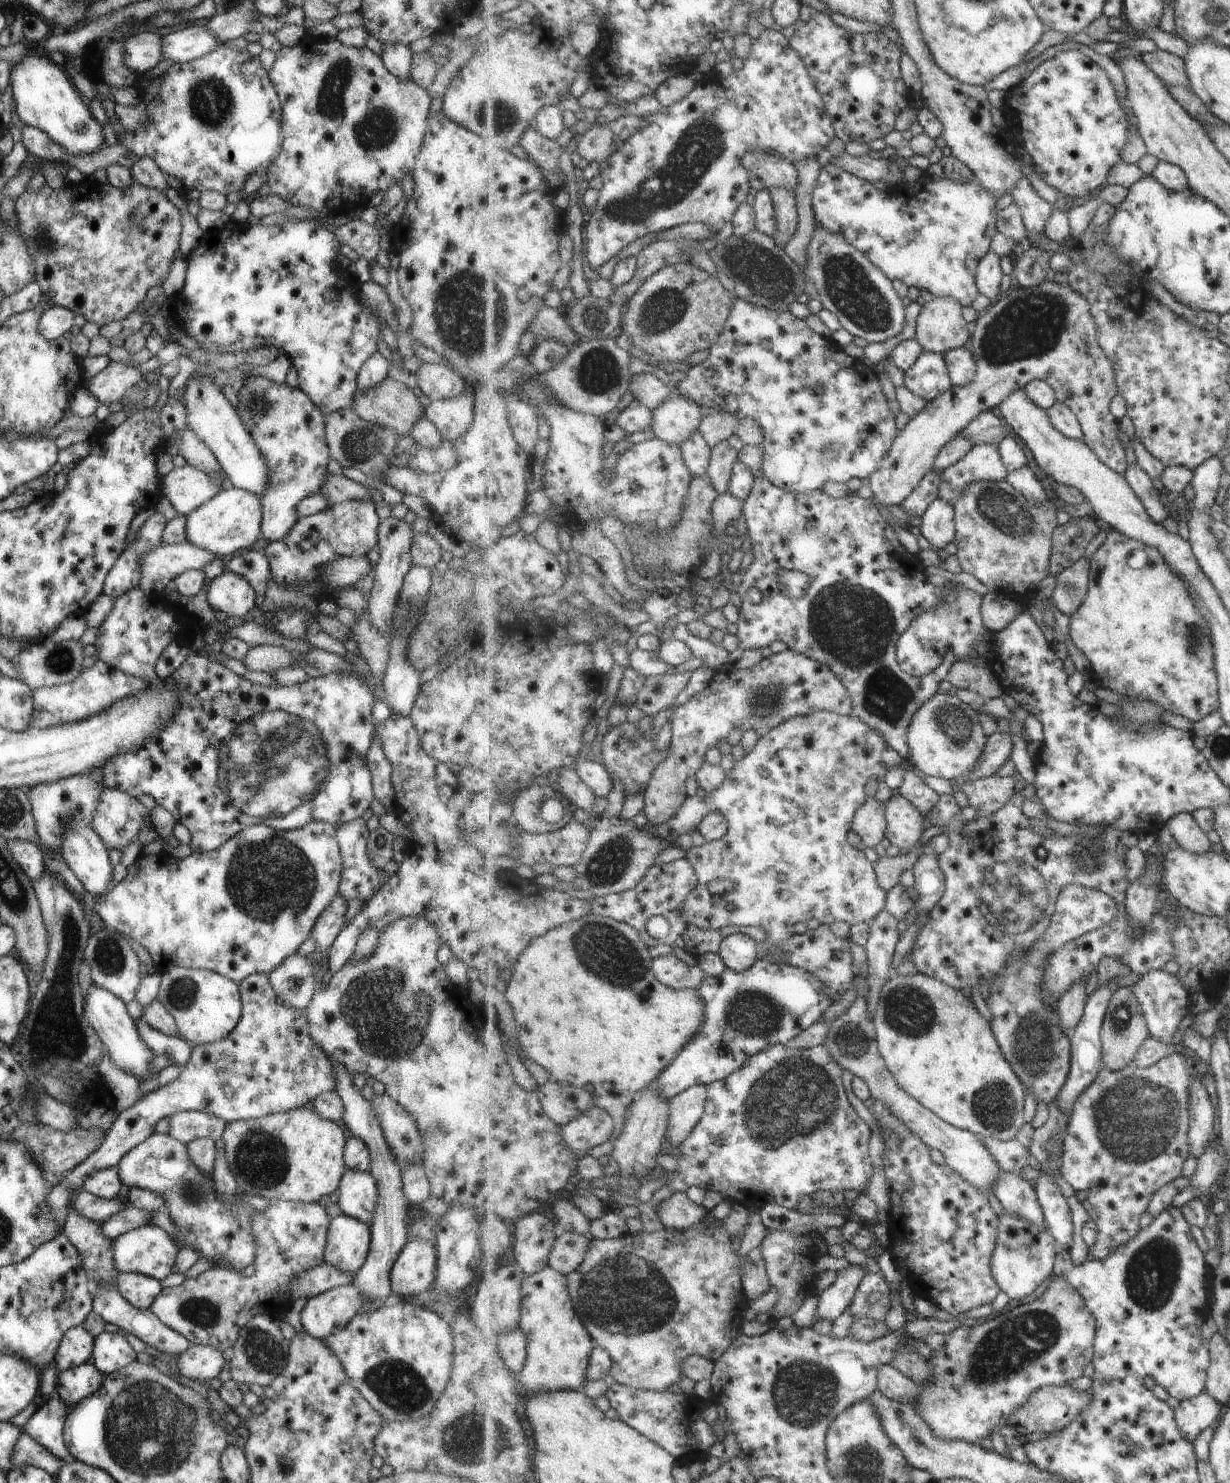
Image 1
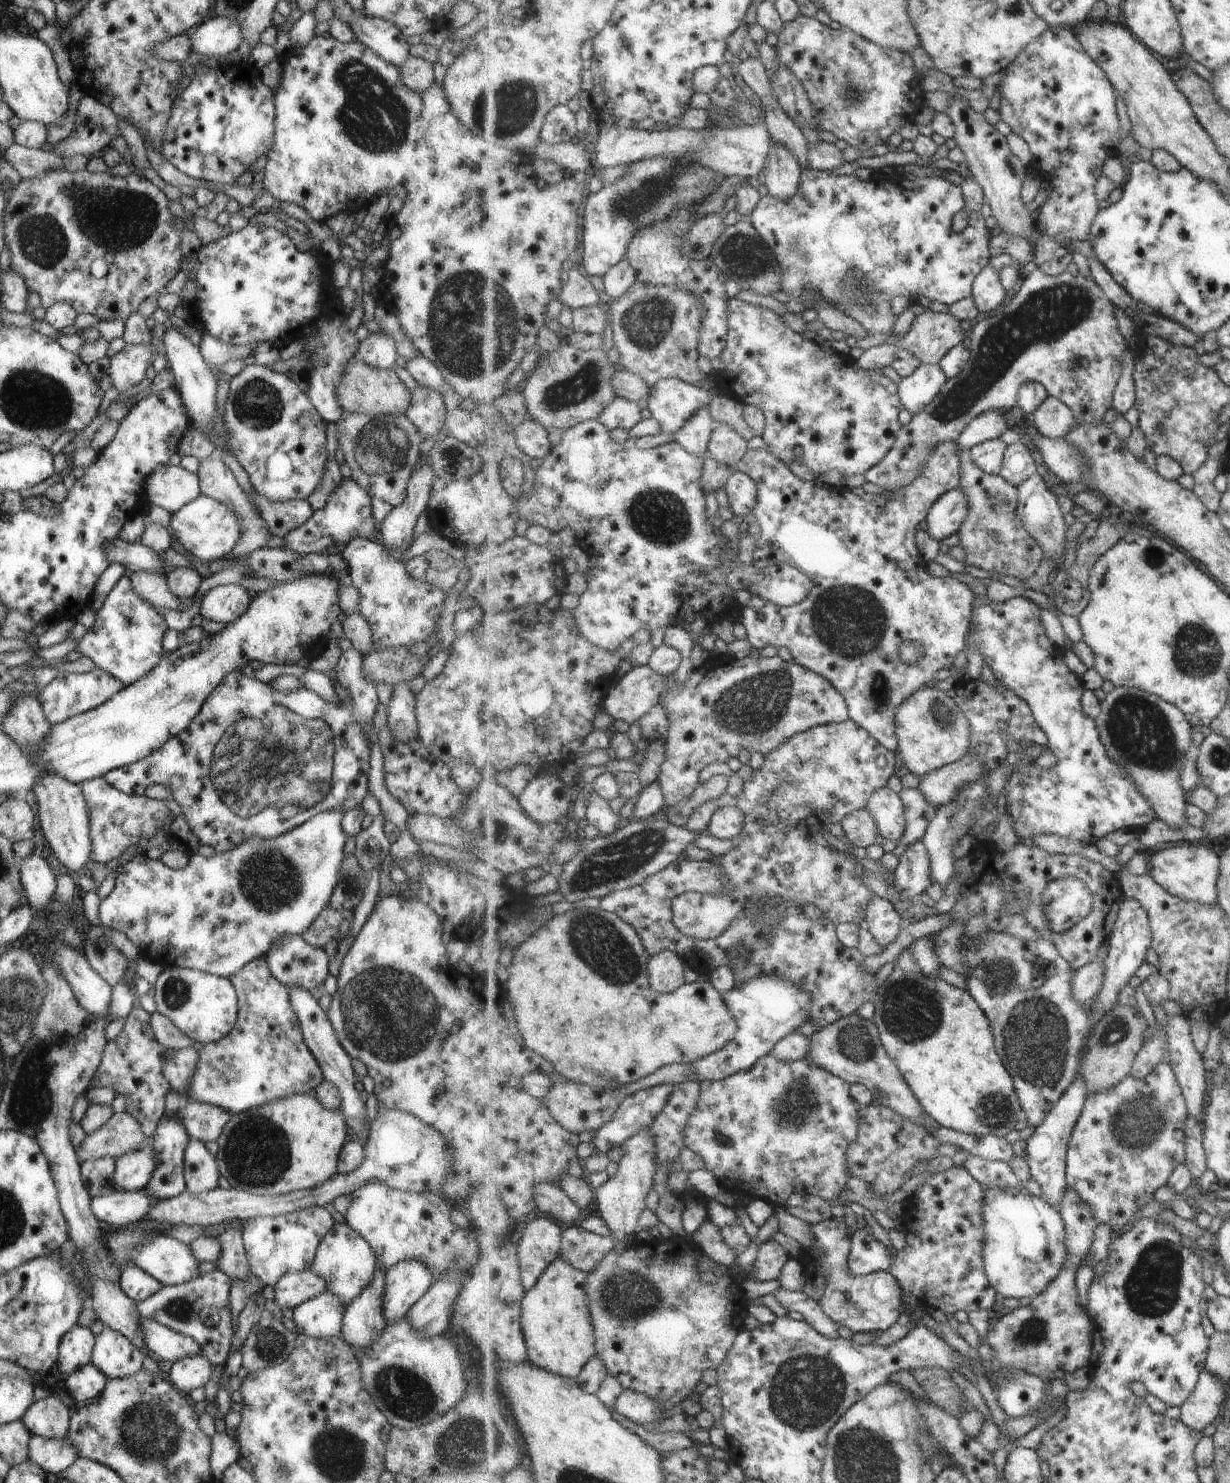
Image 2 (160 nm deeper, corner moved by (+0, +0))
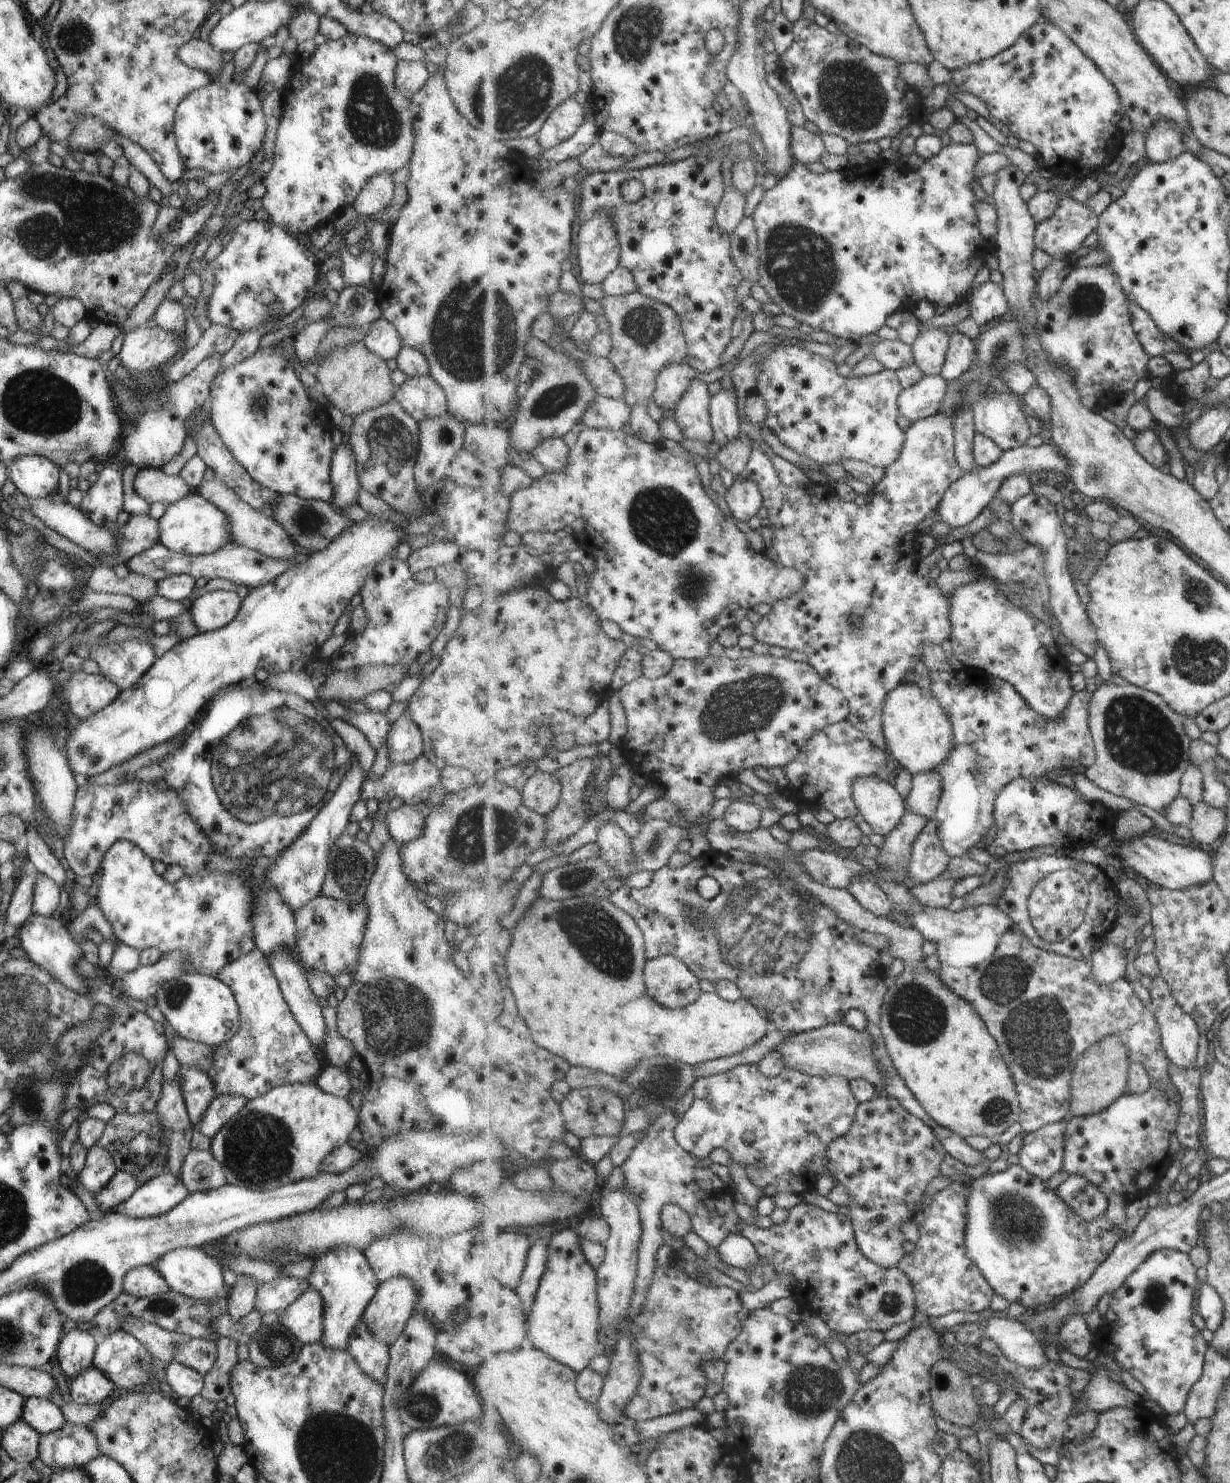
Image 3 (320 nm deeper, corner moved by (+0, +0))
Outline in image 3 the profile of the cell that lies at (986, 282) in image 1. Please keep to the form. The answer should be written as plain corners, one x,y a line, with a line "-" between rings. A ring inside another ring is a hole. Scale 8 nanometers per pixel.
987,281
979,286
970,300
970,314
978,326
985,326
1009,312
1007,297
997,283

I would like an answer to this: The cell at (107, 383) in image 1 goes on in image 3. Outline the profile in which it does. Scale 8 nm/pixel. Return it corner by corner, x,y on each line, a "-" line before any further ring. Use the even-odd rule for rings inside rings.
143,324
124,333
118,353
119,365
123,365
127,373
151,371
179,350
180,342
174,332

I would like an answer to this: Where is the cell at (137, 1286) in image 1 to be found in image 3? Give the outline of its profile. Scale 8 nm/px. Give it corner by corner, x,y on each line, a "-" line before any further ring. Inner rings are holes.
152,1265
130,1268
123,1277
122,1290
134,1297
146,1297
161,1294
169,1290
160,1272

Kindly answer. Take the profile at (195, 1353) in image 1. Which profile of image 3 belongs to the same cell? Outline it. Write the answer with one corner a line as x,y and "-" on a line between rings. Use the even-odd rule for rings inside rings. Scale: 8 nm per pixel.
171,1361
167,1364
164,1379
175,1397
185,1396
185,1398
191,1399
196,1394
200,1394
204,1385
202,1374
199,1374
195,1369
183,1366
177,1361

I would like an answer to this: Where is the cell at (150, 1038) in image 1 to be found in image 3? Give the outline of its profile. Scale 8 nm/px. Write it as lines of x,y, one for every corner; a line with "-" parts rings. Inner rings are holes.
187,1065
179,1066
177,1080
189,1120
195,1125
203,1116
206,1106
215,1098
212,1082
201,1069

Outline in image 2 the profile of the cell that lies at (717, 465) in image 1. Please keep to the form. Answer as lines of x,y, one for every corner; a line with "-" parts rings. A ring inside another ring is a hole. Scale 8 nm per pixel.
725,423
715,424
707,456
713,457
720,464
736,467
748,450
747,440
732,429
732,426

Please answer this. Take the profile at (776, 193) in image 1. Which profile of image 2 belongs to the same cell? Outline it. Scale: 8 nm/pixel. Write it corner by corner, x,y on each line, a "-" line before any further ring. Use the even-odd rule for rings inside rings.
772,138
768,162
765,165
764,185
769,194
788,201
803,189
801,163
789,148

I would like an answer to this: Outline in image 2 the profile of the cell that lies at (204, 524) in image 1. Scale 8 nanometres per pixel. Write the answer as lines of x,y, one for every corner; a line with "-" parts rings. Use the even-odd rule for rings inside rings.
199,494
193,499
170,513
167,530
172,540
177,540
190,556
201,561
212,561
225,557
237,542
240,526
233,511
229,511
224,504

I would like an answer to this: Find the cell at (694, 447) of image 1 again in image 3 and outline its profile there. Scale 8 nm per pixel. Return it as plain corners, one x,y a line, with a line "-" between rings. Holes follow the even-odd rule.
699,377
693,379
672,414
687,440
700,440
707,444
714,442
711,403
712,394
707,382
703,382

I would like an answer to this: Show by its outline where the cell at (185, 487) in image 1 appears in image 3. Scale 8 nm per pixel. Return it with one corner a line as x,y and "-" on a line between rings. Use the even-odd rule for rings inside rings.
159,468
139,469
132,488
149,505
159,501
169,504
193,491
178,474
166,475

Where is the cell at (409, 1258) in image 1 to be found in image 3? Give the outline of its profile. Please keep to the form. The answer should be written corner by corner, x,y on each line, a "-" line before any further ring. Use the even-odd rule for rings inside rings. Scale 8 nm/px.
390,1276
378,1284
360,1320
373,1339
389,1346
412,1315
417,1295
408,1278

